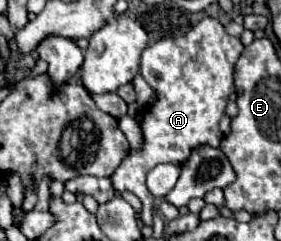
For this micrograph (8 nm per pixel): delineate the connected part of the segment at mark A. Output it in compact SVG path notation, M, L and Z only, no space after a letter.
M203 18L185 36L163 38L157 44L145 48L141 56L141 76L157 92L157 102L143 114L141 120L141 152L131 150L111 176L115 190L129 190L143 202L141 218L145 224L153 224L151 210L155 206L155 198L147 192L145 186L147 172L161 162L181 166L197 146L219 146L223 138L219 120L225 114L227 98L233 90L233 64L241 52L241 40L229 36L215 18Z

